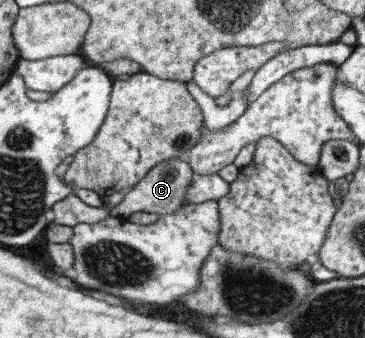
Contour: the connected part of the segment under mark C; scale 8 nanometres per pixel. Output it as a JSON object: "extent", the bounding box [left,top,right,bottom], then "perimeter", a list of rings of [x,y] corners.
{"extent":[108,158,195,217],"perimeter":[[[184,158],[165,159],[145,173],[145,176],[128,190],[121,202],[113,208],[109,208],[108,212],[111,216],[122,215],[125,217],[137,211],[156,213],[159,216],[173,213],[184,204],[185,190],[189,187],[193,175],[195,174],[191,172],[189,164]]]}

